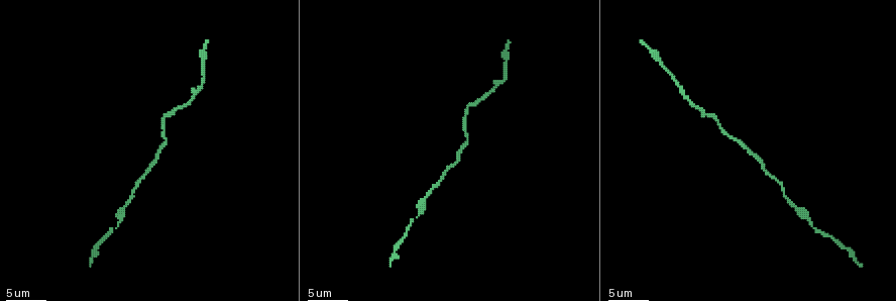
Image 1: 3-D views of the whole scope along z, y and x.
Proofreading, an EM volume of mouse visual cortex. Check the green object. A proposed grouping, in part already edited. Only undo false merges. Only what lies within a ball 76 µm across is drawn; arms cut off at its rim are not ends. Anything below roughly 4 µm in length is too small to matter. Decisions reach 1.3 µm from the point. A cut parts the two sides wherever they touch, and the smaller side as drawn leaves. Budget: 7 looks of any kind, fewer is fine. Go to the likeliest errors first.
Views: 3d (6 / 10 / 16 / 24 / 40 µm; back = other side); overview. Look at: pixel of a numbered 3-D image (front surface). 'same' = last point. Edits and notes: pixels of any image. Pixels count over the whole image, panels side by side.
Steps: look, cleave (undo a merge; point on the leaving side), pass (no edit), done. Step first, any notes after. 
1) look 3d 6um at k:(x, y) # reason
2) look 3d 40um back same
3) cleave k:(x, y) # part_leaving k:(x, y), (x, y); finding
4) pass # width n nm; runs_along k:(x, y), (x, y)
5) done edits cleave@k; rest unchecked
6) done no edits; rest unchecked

look 3d 16um at 1:(712, 116) # sudden change in width

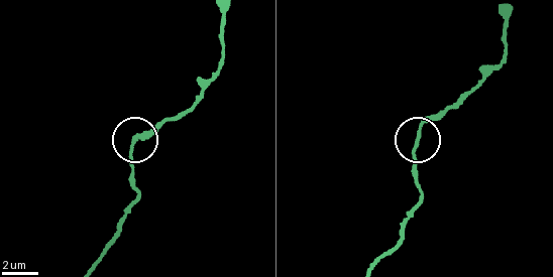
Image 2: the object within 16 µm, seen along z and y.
pass # runs_along 2:(117, 224), (138, 195), (133, 139), (159, 123); continuous, no second cell

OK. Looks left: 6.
look 3d 10um at 1:(459, 155)

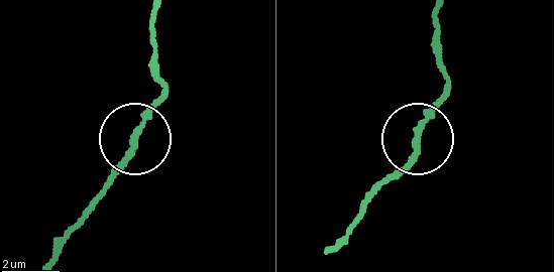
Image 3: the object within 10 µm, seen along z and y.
look 3d 6um at 3:(418, 145) # closer look

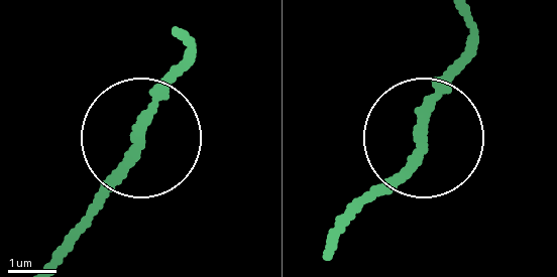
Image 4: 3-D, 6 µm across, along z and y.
pass # runs_along 4:(415, 128), (411, 160), (343, 228); one cell here

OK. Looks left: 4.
look 3d 10um at 1:(423, 208) # sudden change in width

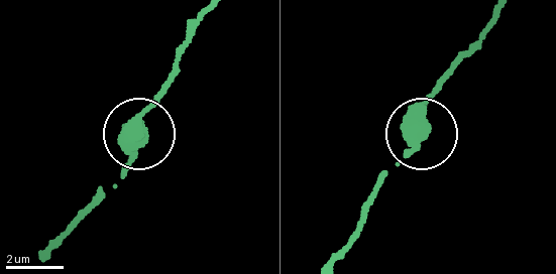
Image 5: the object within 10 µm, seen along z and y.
pass # width 550 nm; all the same cell

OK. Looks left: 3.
look 3d 16um at 1:(493, 87) # sudden change in width

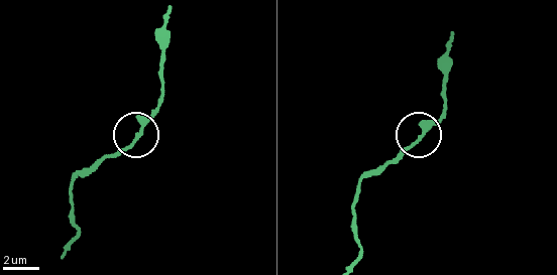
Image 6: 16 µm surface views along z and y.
pass # runs_along 6:(356, 257), (357, 184), (382, 170), (442, 114); continuous, no second cell

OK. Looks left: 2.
done no edits; rest unchecked

